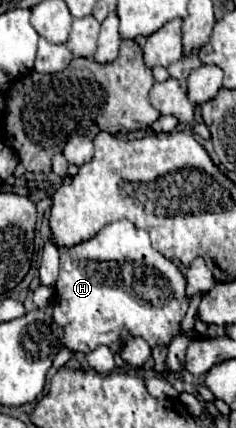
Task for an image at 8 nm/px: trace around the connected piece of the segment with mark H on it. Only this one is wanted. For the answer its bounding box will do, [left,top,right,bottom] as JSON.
[52,220,190,352]

